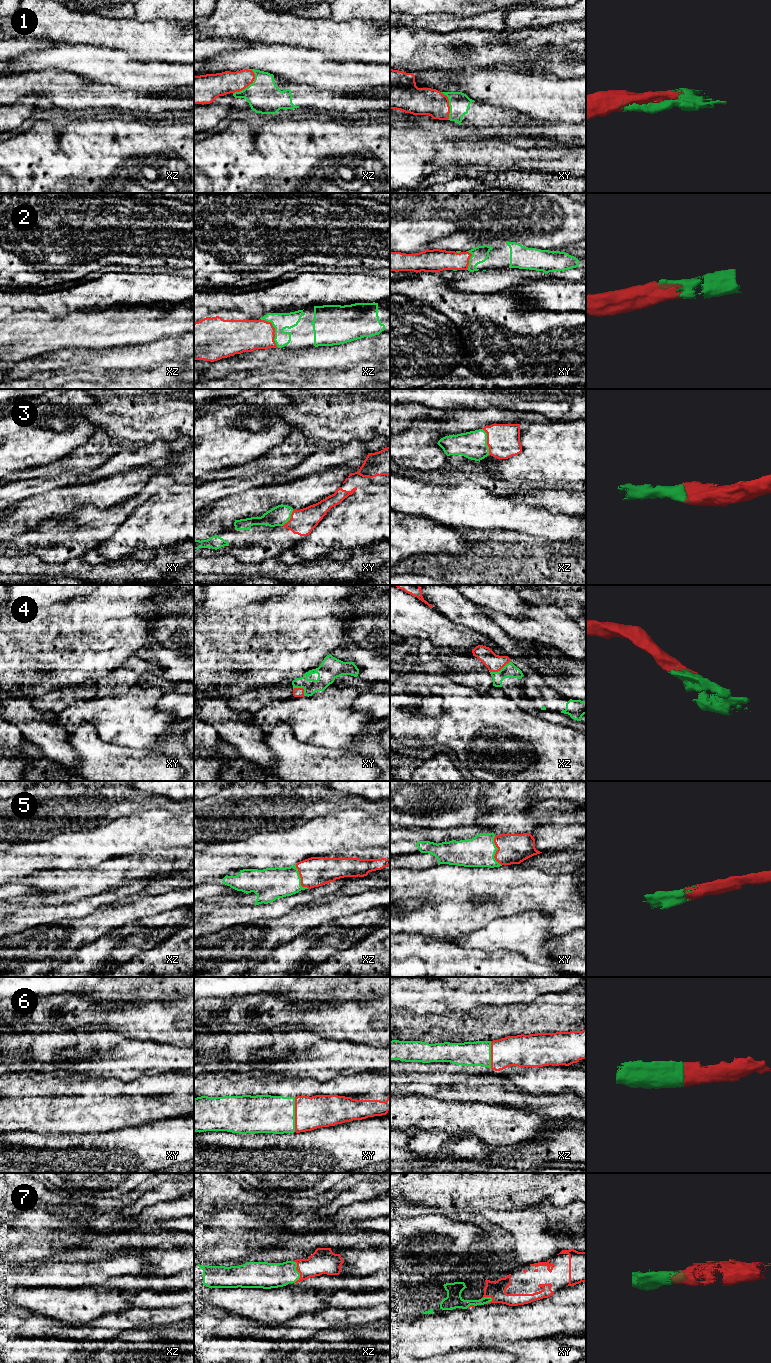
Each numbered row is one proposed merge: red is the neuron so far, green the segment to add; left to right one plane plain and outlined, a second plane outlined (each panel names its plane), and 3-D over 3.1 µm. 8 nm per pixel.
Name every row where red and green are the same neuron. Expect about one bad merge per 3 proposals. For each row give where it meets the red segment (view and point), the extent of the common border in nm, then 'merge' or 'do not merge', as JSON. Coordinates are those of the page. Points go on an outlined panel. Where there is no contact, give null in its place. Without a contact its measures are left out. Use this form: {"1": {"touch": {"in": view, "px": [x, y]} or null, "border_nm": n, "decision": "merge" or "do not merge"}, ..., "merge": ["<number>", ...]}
{"1": {"touch": {"in": "xz", "px": [249, 84]}, "border_nm": 240, "decision": "merge"}, "2": {"touch": {"in": "xz", "px": [274, 329]}, "border_nm": 280, "decision": "merge"}, "3": {"touch": {"in": "xz", "px": [487, 441]}, "border_nm": 220, "decision": "merge"}, "4": {"touch": {"in": "xz", "px": [499, 670]}, "border_nm": 190, "decision": "merge"}, "5": {"touch": {"in": "xy", "px": [497, 850]}, "border_nm": 260, "decision": "merge"}, "6": {"touch": {"in": "xy", "px": [295, 1114]}, "border_nm": 280, "decision": "merge"}, "7": {"touch": {"in": "xz", "px": [297, 1270]}, "border_nm": 180, "decision": "merge"}, "merge": ["1", "2", "3", "4", "5", "6", "7"]}

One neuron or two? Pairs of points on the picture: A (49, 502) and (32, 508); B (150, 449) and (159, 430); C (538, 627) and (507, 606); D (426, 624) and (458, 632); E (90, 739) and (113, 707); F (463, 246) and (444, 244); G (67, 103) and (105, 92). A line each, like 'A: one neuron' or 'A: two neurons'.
A: one neuron
B: two neurons
C: two neurons
D: one neuron
E: two neurons
F: one neuron
G: one neuron

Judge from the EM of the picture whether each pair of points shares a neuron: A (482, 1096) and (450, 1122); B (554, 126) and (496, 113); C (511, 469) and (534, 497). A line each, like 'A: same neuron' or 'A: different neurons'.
A: different neurons
B: same neuron
C: different neurons

